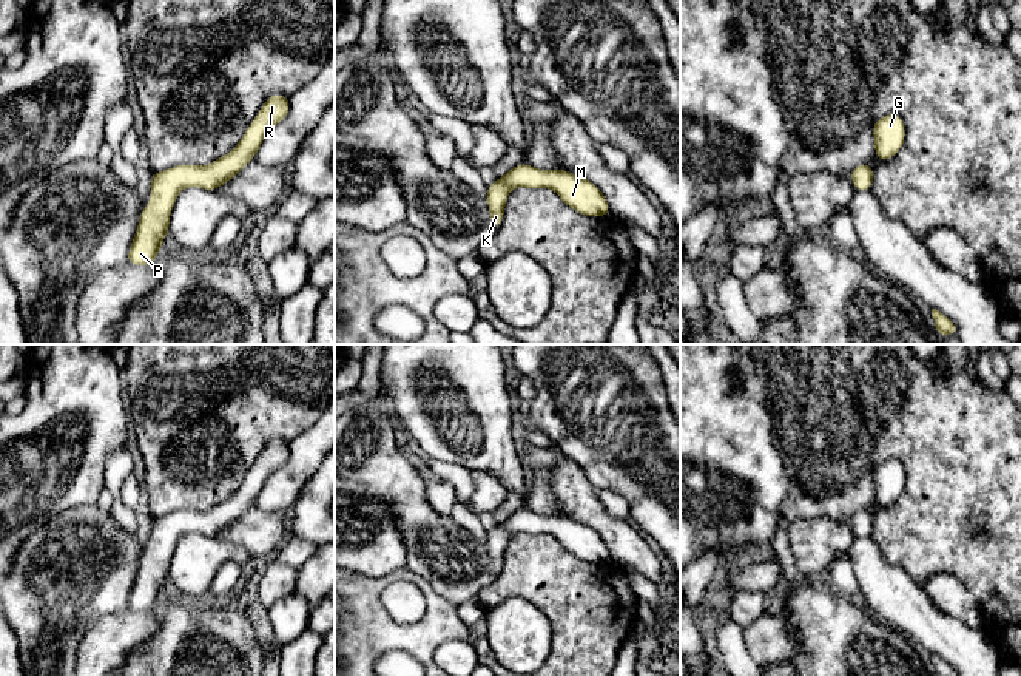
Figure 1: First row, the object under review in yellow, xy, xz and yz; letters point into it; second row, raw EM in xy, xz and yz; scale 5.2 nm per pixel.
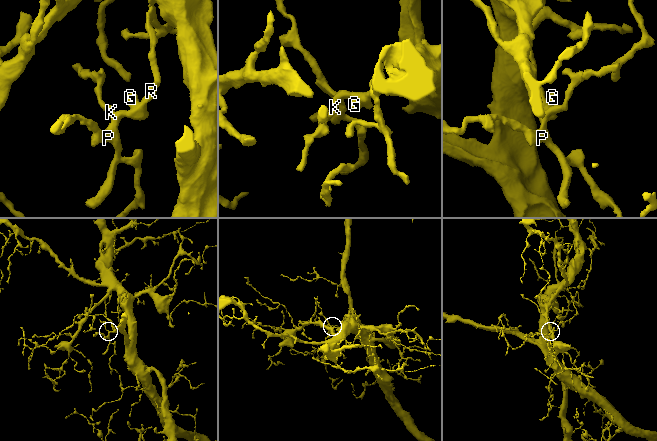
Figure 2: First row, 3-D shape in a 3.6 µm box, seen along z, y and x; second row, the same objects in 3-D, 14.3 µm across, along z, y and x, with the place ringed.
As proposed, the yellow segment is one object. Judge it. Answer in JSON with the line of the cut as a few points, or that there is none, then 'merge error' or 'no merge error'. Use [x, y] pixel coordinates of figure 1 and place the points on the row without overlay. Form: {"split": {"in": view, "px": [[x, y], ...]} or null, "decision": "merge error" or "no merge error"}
{"split": null, "decision": "no merge error"}

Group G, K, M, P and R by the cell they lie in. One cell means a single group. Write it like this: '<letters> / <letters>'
G K M P R

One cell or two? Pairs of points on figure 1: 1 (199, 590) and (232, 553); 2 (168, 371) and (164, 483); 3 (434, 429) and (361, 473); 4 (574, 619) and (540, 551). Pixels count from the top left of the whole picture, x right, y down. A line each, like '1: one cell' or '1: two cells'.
1: one cell
2: one cell
3: two cells
4: one cell

